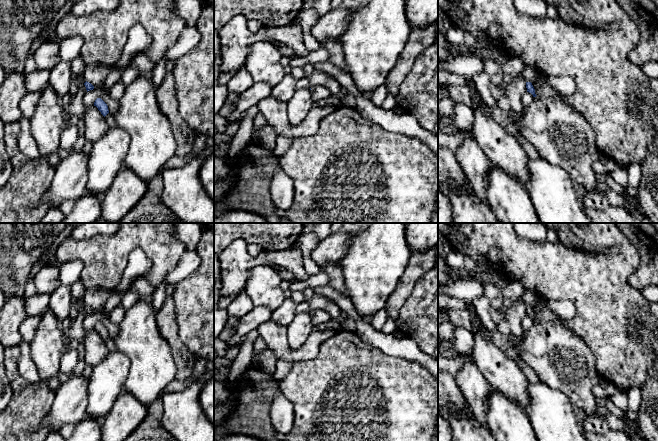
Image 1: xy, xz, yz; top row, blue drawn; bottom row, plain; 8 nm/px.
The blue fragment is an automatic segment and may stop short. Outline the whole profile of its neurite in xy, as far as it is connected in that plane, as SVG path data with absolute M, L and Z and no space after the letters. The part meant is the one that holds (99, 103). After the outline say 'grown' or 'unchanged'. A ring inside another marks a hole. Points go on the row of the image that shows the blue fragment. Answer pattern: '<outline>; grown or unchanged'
M101 98L95 100L94 106L98 108L104 117L109 113L107 104Z; unchanged

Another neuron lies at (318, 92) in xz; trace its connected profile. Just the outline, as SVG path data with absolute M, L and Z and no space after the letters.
M316 85L311 87L312 99L314 101L319 101L321 99L325 99L330 95L330 91L327 87L323 85Z

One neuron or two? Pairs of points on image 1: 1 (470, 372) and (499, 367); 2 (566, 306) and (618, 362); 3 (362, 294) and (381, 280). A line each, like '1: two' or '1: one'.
1: two
2: two
3: one

